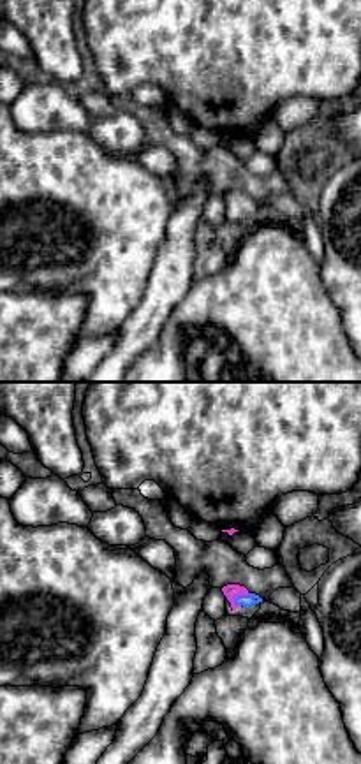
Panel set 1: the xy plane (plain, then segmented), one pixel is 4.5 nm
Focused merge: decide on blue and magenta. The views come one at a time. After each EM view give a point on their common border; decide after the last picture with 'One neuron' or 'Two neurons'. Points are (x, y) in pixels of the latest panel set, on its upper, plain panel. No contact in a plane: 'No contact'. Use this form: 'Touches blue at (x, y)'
Touches blue at (240, 201)

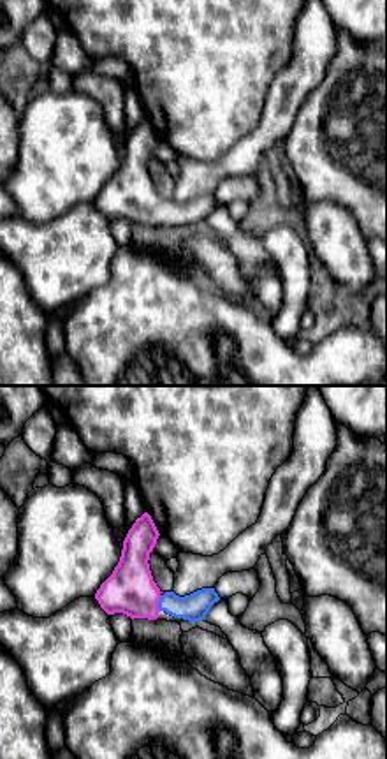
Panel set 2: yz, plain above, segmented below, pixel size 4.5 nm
Touches blue at (159, 208)

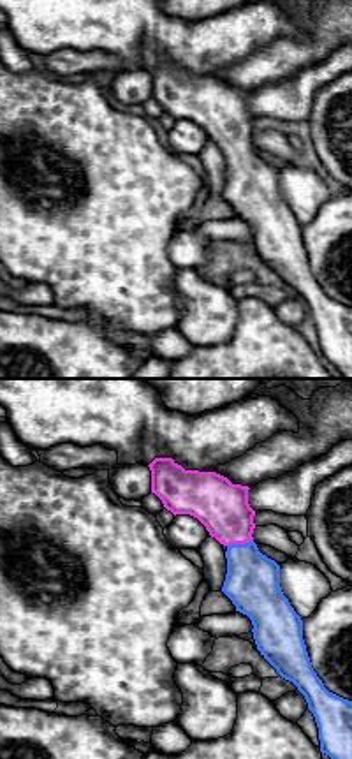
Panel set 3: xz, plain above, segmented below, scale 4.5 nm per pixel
Touches blue at (240, 150)

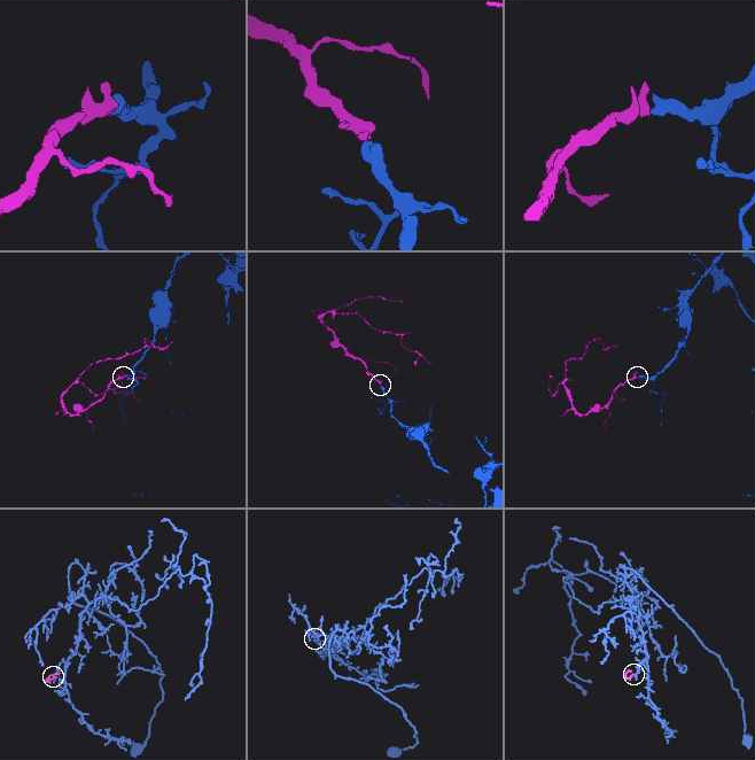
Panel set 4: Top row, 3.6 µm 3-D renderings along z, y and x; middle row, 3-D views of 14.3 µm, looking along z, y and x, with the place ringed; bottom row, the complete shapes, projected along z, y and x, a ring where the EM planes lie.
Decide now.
One neuron

